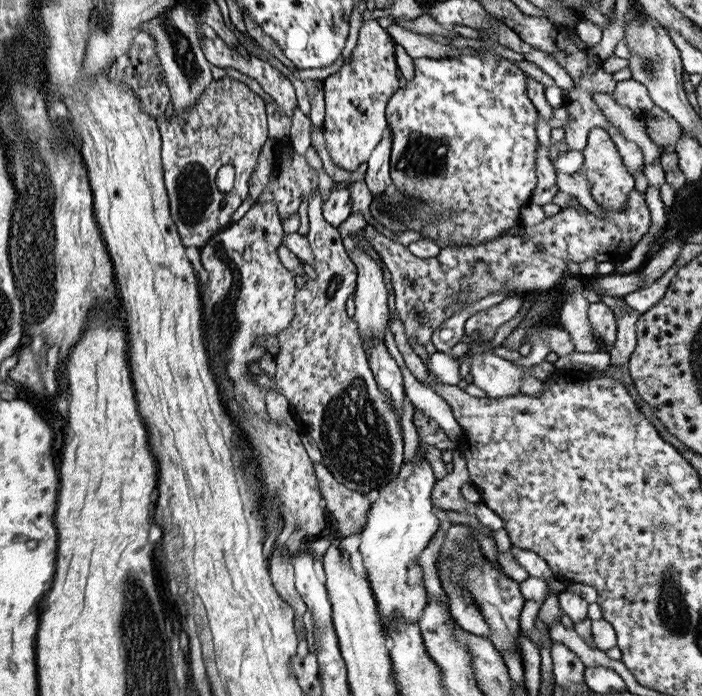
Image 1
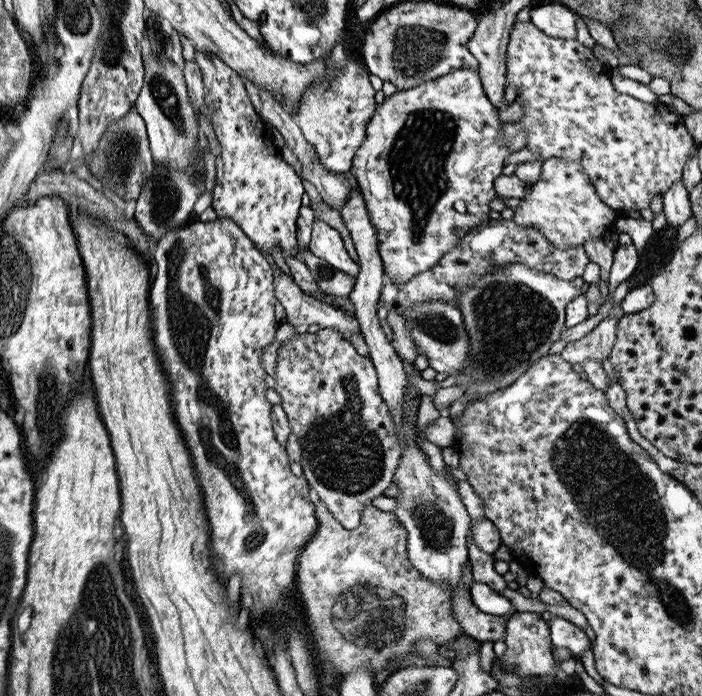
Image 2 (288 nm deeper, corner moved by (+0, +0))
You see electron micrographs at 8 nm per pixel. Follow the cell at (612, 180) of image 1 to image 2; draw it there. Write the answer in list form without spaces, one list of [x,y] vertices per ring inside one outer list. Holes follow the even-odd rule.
[[[557,156],[541,162],[541,178],[533,186],[533,192],[529,192],[529,196],[519,204],[513,220],[521,226],[537,228],[551,244],[565,248],[583,246],[589,238],[601,238],[603,232],[613,226],[617,216],[621,214],[613,212],[599,200],[581,162]]]

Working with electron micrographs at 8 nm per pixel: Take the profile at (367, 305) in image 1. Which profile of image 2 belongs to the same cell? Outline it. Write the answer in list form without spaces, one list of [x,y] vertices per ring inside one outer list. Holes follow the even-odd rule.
[[[313,222],[309,250],[317,258],[329,262],[333,268],[337,268],[337,270],[341,270],[341,272],[357,278],[357,274],[359,274],[359,262],[353,262],[349,258],[339,232],[333,230],[331,226],[327,226],[325,222]]]

